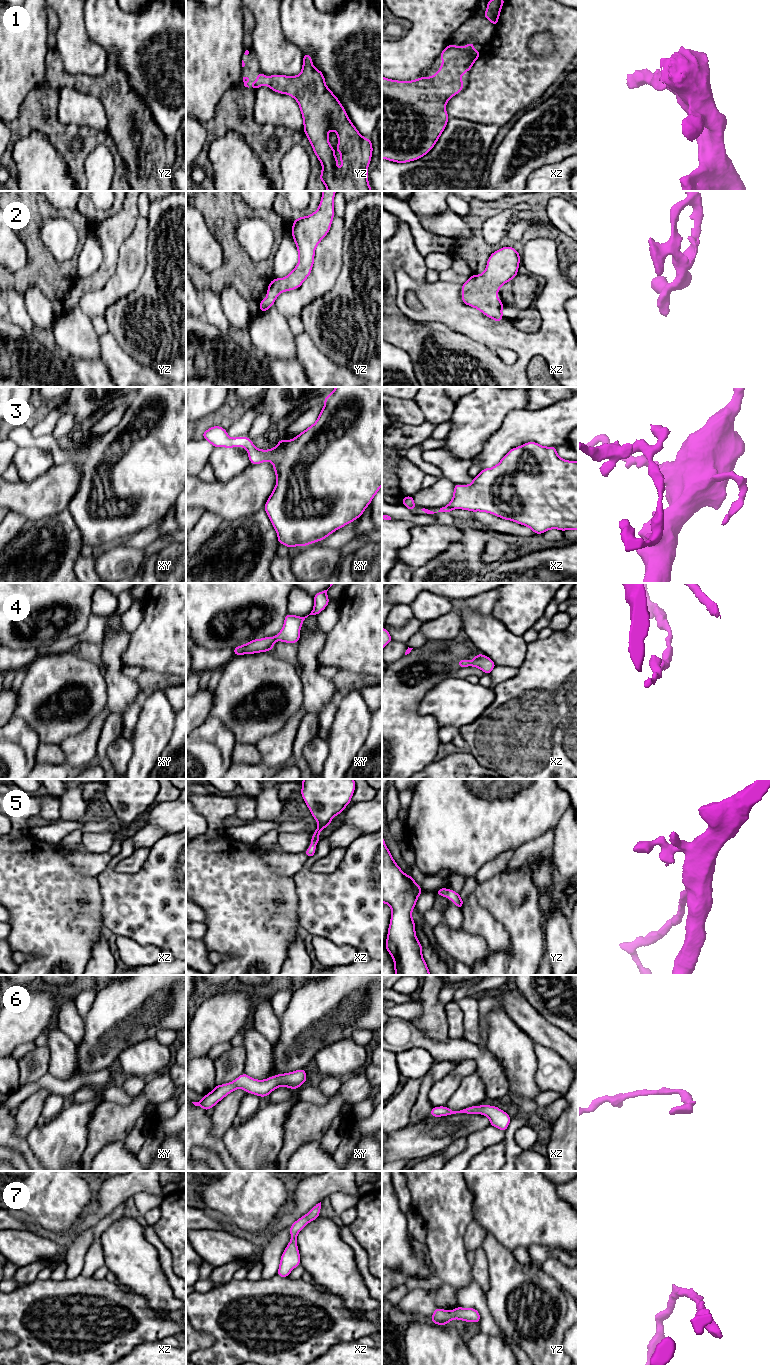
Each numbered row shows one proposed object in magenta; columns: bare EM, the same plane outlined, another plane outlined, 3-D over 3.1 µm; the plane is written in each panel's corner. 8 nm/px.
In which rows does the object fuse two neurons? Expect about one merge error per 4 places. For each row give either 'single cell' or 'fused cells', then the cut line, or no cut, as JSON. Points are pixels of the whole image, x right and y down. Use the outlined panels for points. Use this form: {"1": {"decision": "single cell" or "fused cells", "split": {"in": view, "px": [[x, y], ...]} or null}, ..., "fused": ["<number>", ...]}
{"1": {"decision": "single cell", "split": null}, "2": {"decision": "single cell", "split": null}, "3": {"decision": "single cell", "split": null}, "4": {"decision": "single cell", "split": null}, "5": {"decision": "single cell", "split": null}, "6": {"decision": "single cell", "split": null}, "7": {"decision": "single cell", "split": null}, "fused": []}

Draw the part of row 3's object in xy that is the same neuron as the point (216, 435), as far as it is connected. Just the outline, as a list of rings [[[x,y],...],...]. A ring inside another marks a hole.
[[[336,387],[325,399],[317,421],[309,428],[301,432],[294,439],[285,441],[280,439],[278,445],[269,450],[257,449],[249,437],[230,438],[227,431],[221,426],[212,426],[206,430],[201,437],[205,438],[210,444],[216,447],[234,448],[243,447],[248,450],[248,457],[251,464],[260,464],[271,461],[276,473],[276,487],[273,489],[268,501],[265,503],[266,511],[273,527],[277,532],[279,544],[290,547],[307,546],[314,542],[319,542],[327,538],[331,533],[359,518],[367,506],[371,503],[373,497],[382,486],[382,387]]]

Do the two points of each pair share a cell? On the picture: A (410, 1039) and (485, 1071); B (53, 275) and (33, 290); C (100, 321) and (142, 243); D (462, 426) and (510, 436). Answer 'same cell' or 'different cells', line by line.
A: same cell
B: different cells
C: different cells
D: different cells

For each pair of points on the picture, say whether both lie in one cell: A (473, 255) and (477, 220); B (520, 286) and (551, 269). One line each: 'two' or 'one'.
A: one
B: two

